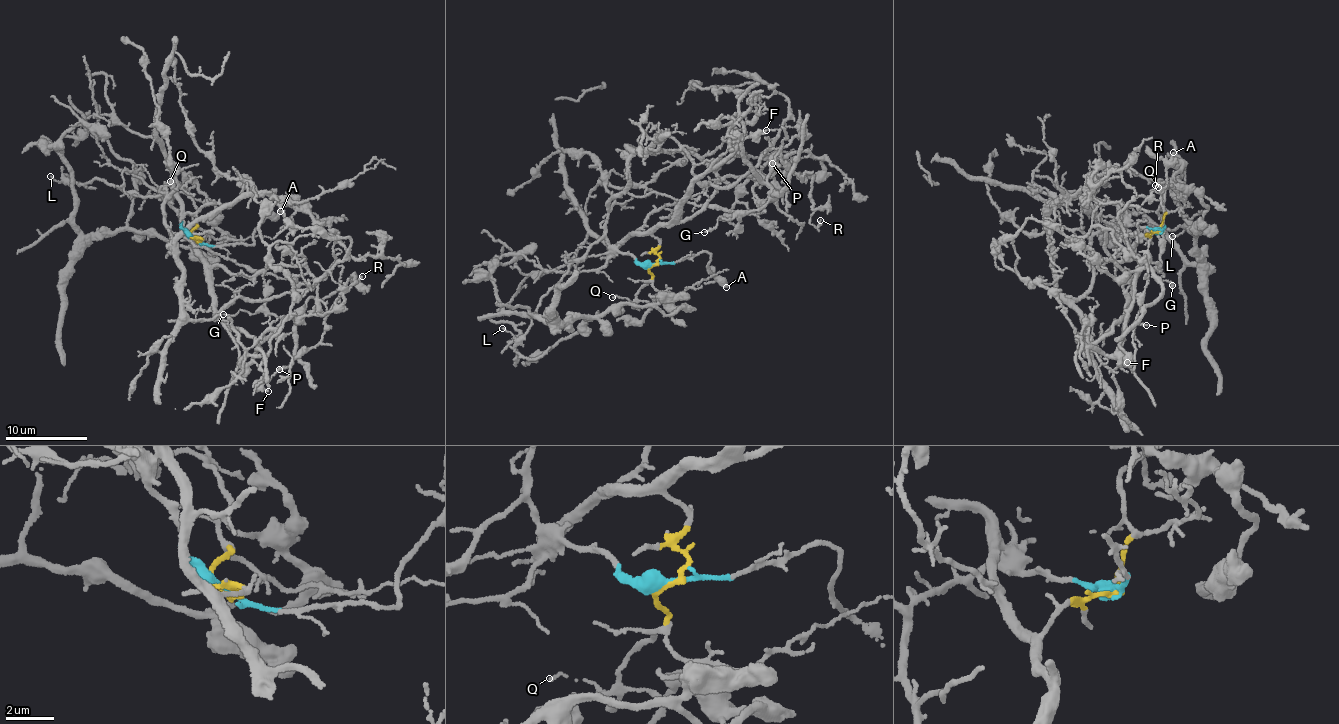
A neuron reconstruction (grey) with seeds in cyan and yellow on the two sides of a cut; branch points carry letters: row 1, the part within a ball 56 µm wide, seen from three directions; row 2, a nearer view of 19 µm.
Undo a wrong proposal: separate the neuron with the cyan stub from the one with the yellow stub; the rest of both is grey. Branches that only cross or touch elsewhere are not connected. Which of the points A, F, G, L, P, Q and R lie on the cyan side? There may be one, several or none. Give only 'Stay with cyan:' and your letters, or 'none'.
Stay with cyan: A, L

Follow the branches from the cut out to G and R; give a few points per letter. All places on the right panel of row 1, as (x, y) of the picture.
G: (1161, 230), (1135, 247), (1119, 355), (1139, 271), (1158, 264), (1159, 279), (1173, 285)
R: (1161, 230), (1139, 259), (1105, 244), (1106, 229), (1129, 254), (1118, 214), (1154, 185)

